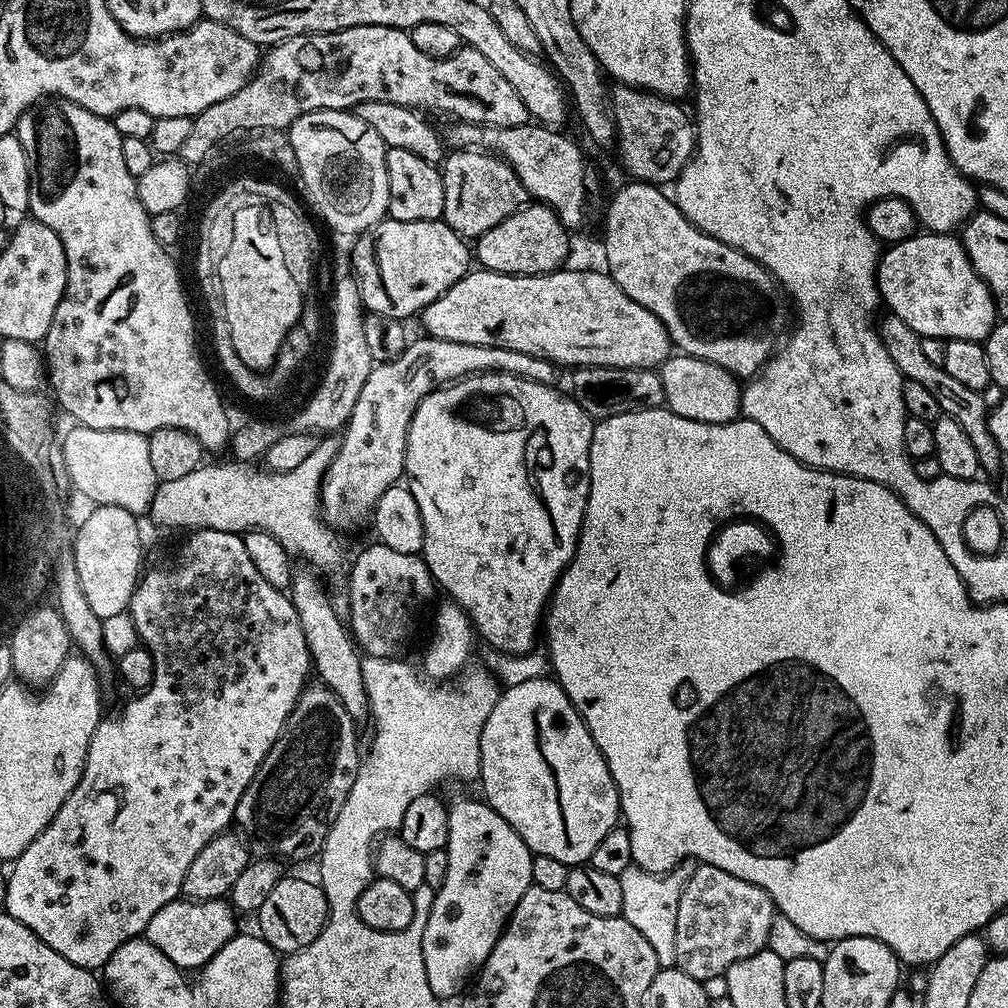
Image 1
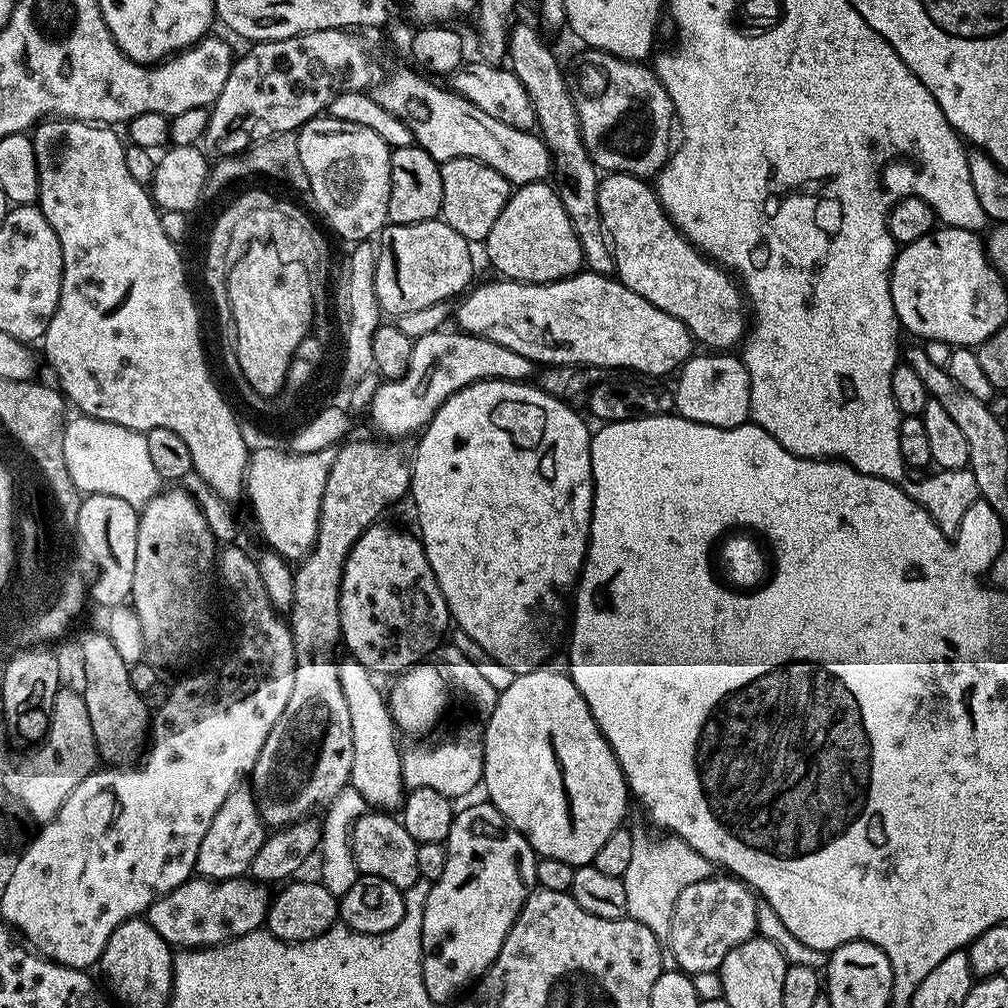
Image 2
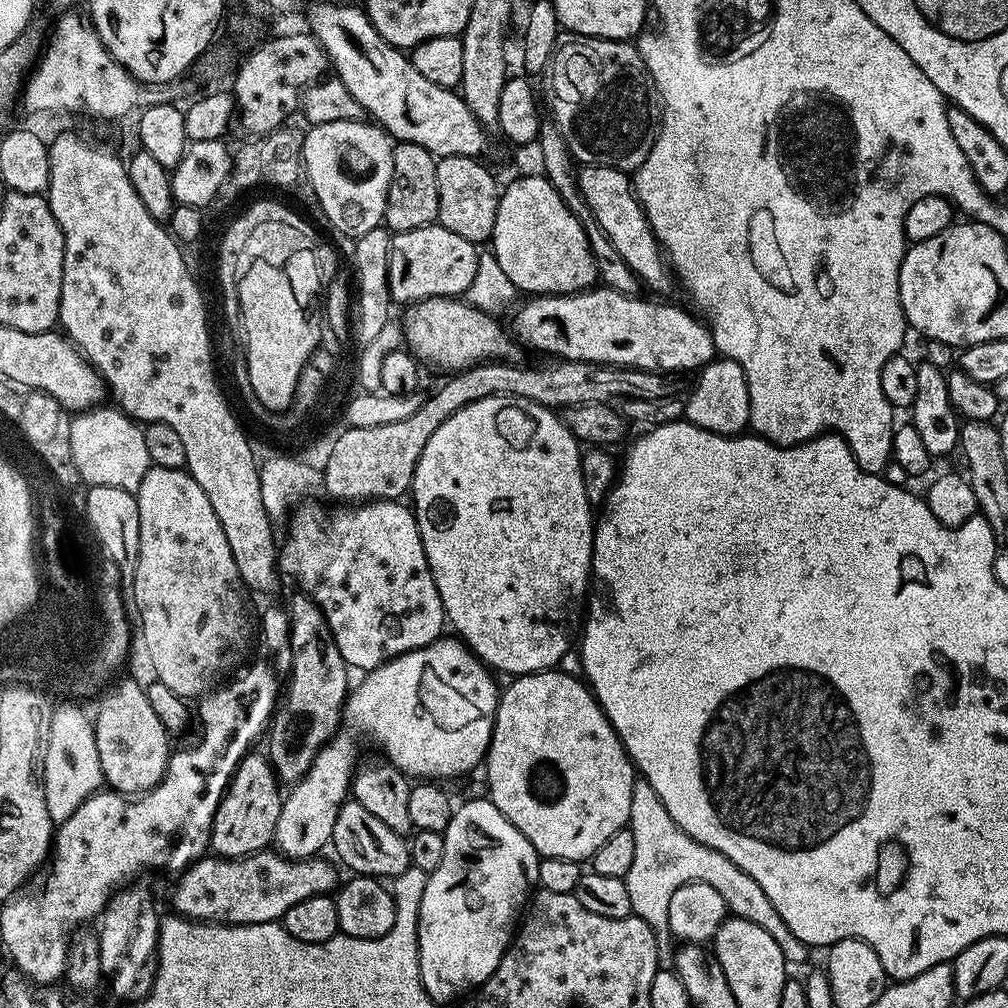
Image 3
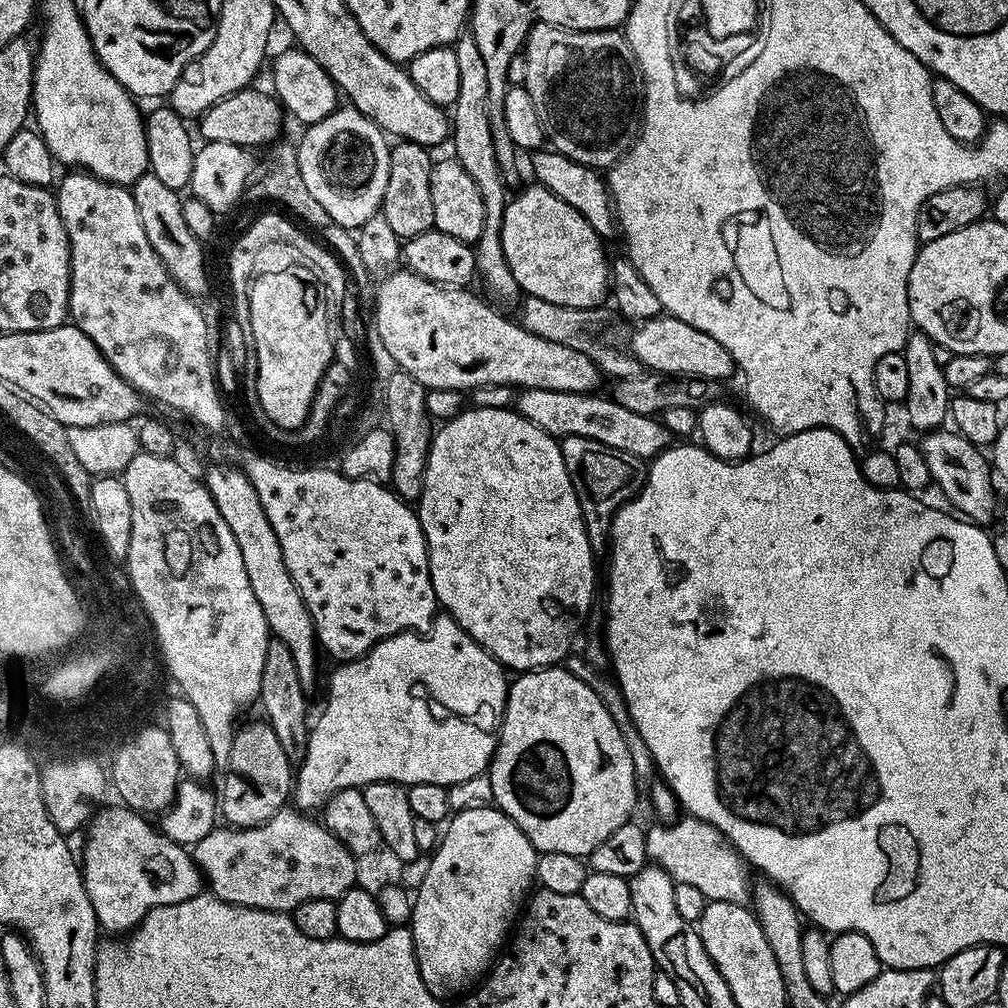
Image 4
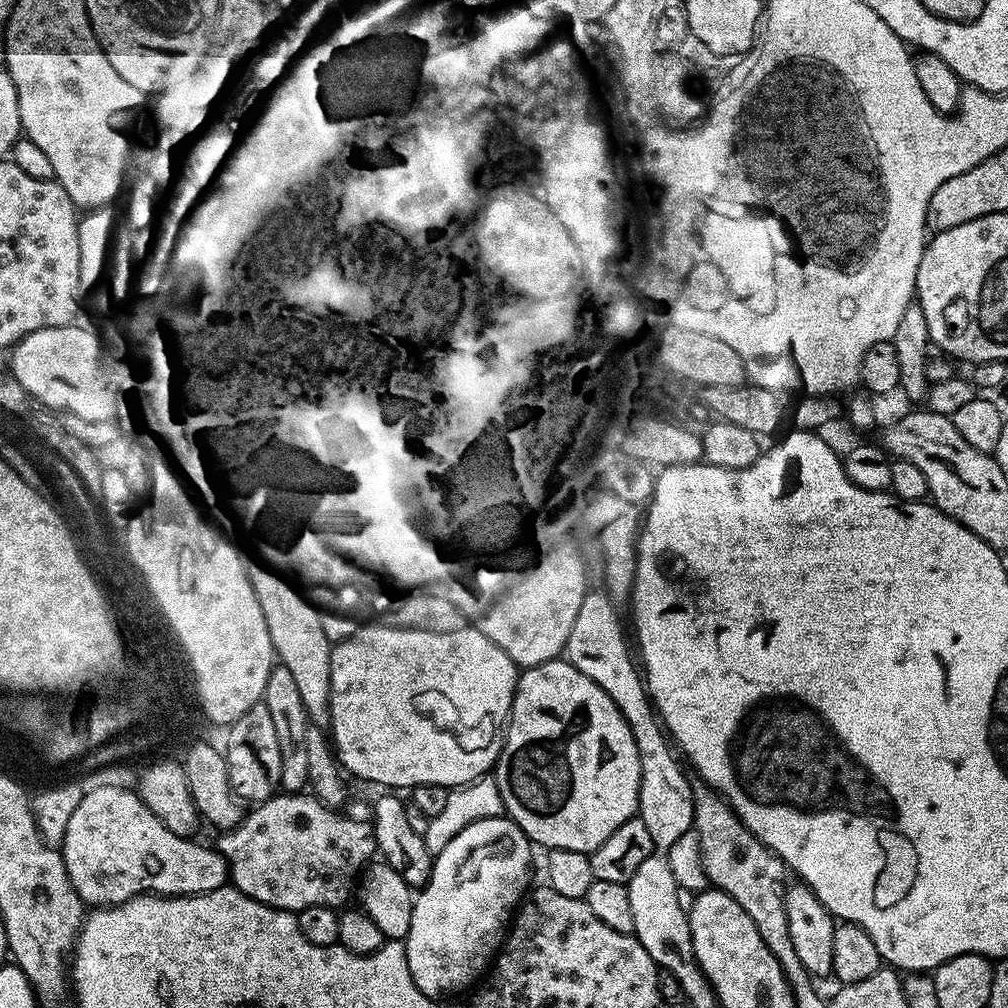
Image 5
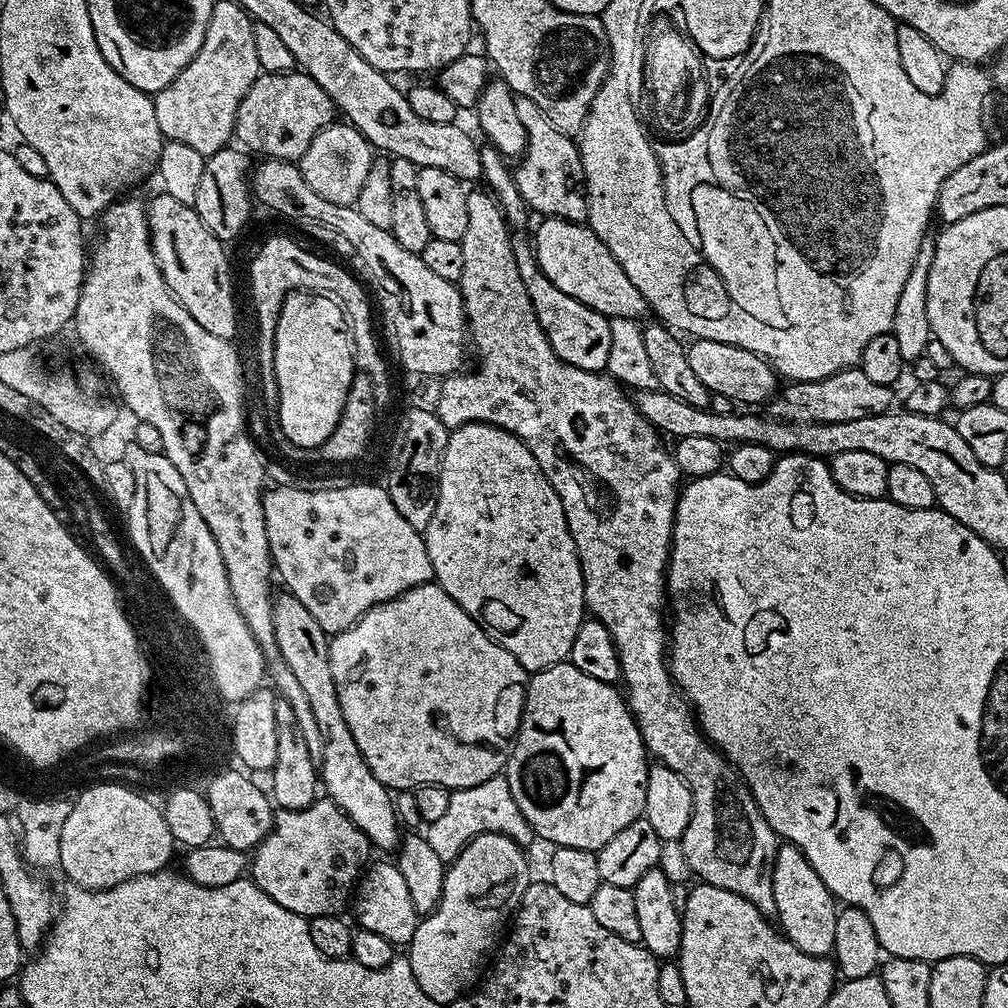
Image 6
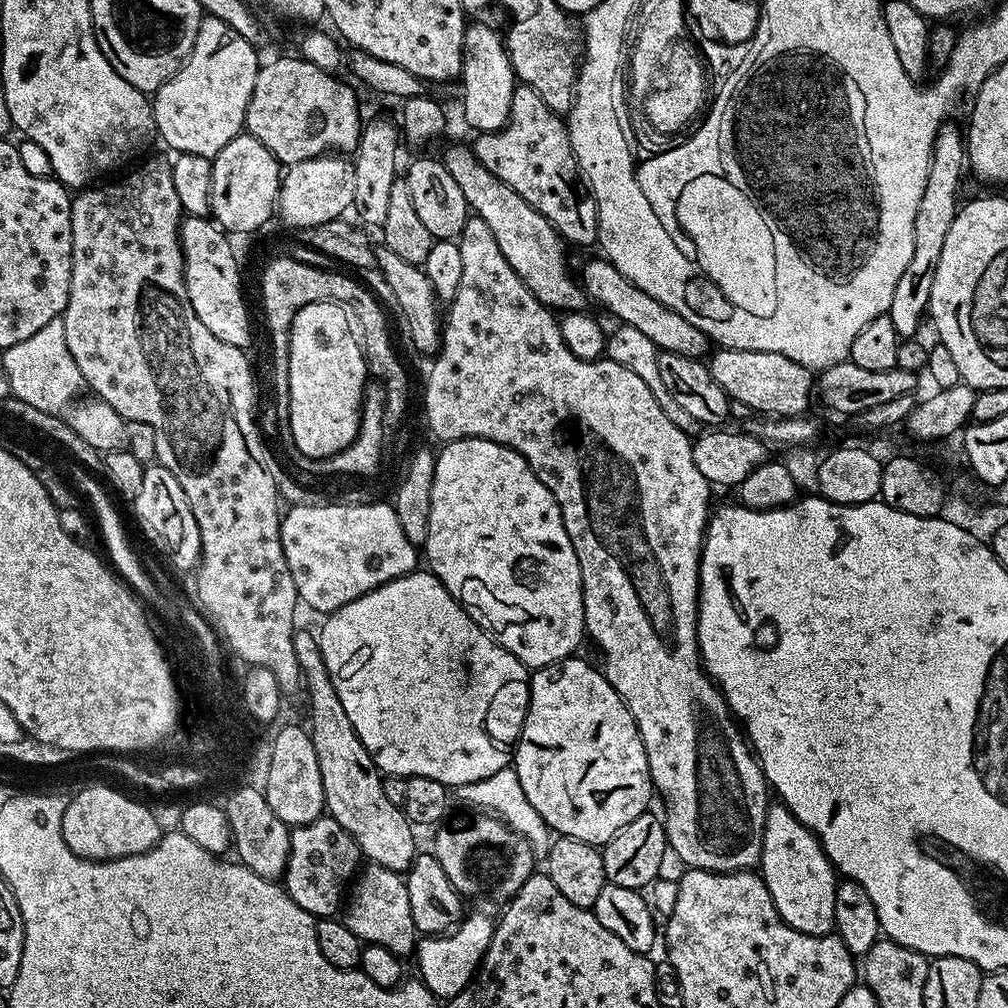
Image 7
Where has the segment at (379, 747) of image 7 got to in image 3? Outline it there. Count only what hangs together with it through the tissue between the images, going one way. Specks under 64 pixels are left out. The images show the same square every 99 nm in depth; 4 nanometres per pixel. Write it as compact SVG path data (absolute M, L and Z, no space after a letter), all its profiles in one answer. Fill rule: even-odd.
M448 639L435 640L425 648L387 660L367 673L364 681L349 691L344 702L343 727L377 740L381 750L388 755L385 756L387 763L402 770L409 778L440 778L436 776L460 776L463 772L472 772L485 763L492 741L501 694L501 689L496 688L497 677L463 640ZM345 734L332 737L327 748L317 754L307 775L291 787L292 792L283 797L284 805L278 814L274 837L275 851L290 860L310 860L329 847L334 834L338 810L349 799L352 777L356 775L356 744Z

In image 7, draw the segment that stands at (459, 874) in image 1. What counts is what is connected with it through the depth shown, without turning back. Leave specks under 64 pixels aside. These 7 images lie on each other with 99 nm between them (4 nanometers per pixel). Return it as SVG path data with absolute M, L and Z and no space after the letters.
M469 911L464 919L447 934L424 936L416 945L414 961L420 967L419 983L435 994L437 1001L453 1000L463 988L472 983L492 941L493 917L484 912Z

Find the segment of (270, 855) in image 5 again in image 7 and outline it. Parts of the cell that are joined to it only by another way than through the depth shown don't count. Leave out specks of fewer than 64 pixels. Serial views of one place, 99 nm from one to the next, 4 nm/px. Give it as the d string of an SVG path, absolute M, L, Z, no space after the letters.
M327 814L309 824L295 825L291 833L290 854L282 877L283 891L288 893L291 903L302 906L302 910L314 918L335 917L341 911L346 893L361 867L359 846L351 834Z

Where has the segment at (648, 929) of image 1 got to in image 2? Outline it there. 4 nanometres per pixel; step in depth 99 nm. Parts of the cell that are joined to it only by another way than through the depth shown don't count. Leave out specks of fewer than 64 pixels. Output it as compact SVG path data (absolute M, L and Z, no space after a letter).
M636 830L632 832L632 837L634 850L630 857L630 867L622 878L626 886L626 910L631 919L651 924L652 933L664 942L670 934L668 923L672 920L678 894L682 894L686 886L694 886L694 882L709 880L714 875L714 864L698 854L694 846L671 834L661 835L661 840L655 840L654 837Z

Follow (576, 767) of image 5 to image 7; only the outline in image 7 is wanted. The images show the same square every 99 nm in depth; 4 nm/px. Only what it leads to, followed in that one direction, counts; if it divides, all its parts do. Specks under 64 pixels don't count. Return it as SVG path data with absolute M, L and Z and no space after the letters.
M576 659L548 664L531 673L524 725L514 744L514 767L530 806L542 814L542 822L557 837L569 836L578 842L603 846L618 830L649 811L654 789L638 726L623 698L610 686L599 667L591 668L586 661Z

